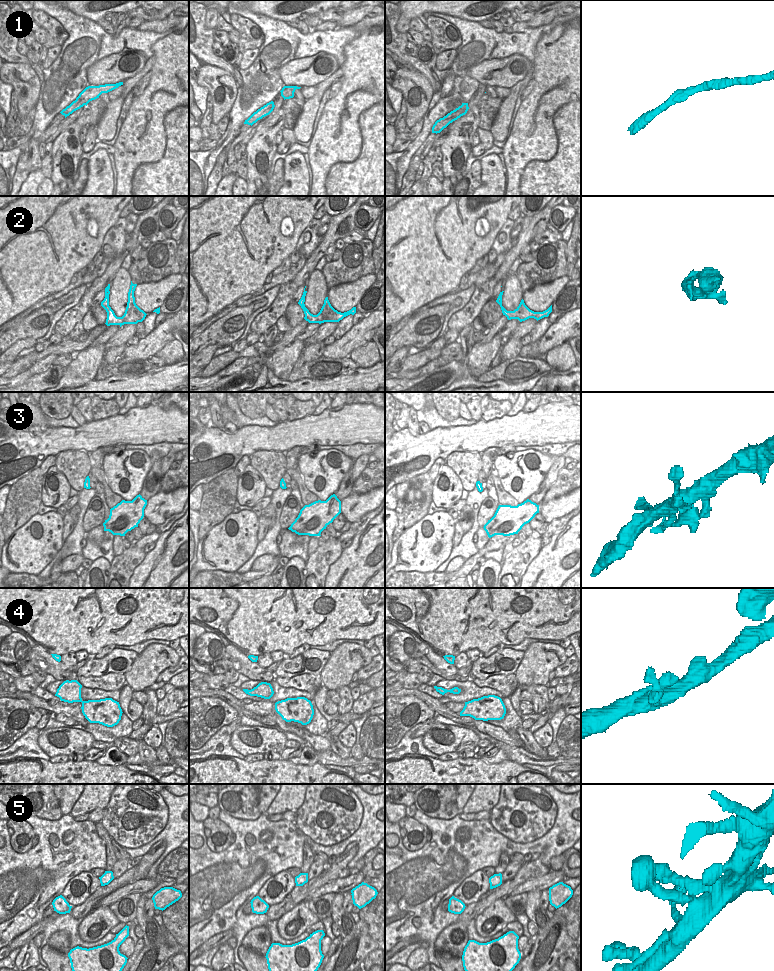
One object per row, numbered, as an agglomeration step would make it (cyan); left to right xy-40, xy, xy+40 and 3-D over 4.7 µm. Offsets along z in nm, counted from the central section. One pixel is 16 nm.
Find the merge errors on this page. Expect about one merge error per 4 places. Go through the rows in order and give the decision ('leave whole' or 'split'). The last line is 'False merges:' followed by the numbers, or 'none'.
1: leave whole
2: leave whole
3: leave whole
4: leave whole
5: leave whole
False merges: none

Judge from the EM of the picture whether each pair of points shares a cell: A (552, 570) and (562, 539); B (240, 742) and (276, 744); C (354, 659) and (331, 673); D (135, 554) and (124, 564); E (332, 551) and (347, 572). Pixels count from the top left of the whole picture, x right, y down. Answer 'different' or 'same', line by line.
A: same
B: same
C: same
D: same
E: different

